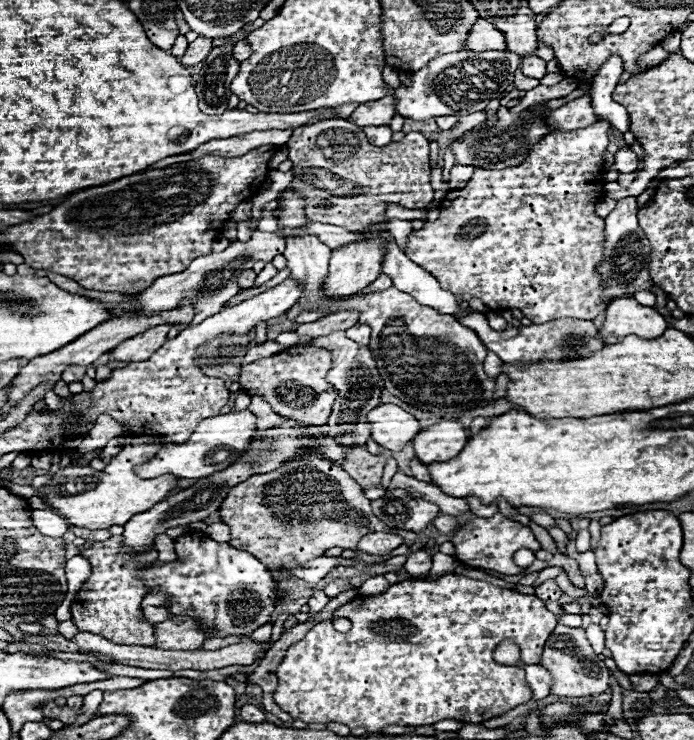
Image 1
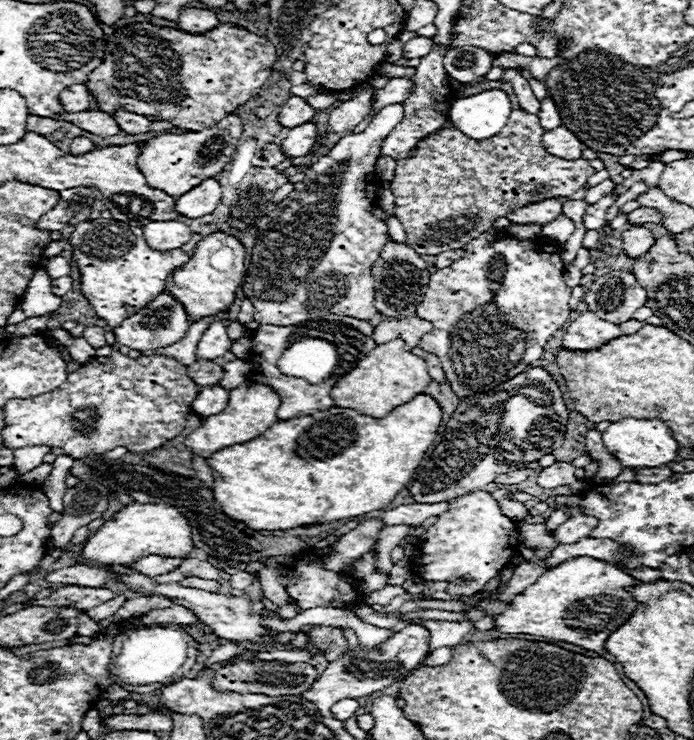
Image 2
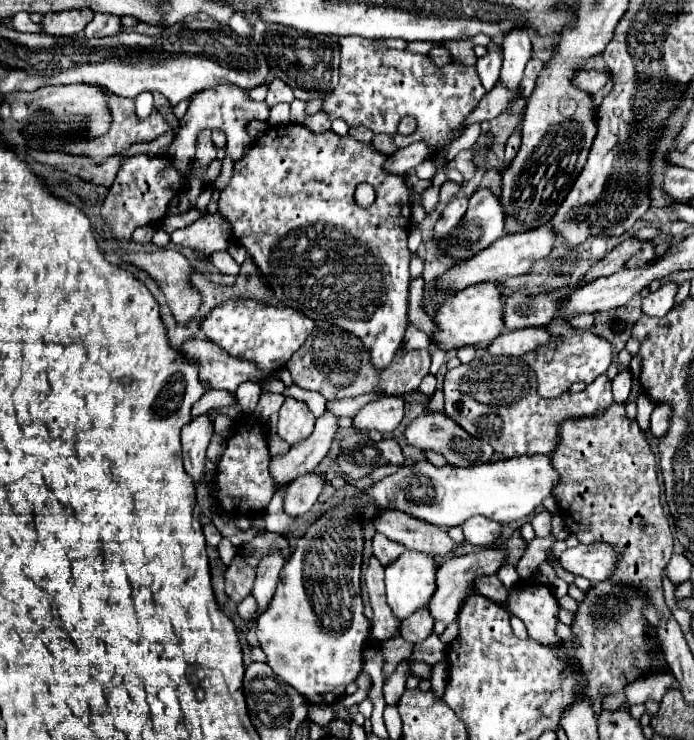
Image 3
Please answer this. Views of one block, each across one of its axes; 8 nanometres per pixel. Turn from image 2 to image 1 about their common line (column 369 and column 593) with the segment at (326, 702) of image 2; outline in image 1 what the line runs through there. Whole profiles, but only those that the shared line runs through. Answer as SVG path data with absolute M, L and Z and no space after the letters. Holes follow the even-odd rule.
M558 624L546 642L540 664L548 668L552 674L552 694L554 696L584 698L584 696L602 694L608 690L610 672L604 666L604 662L598 660L598 656L594 654L584 628L568 628L568 626Z

